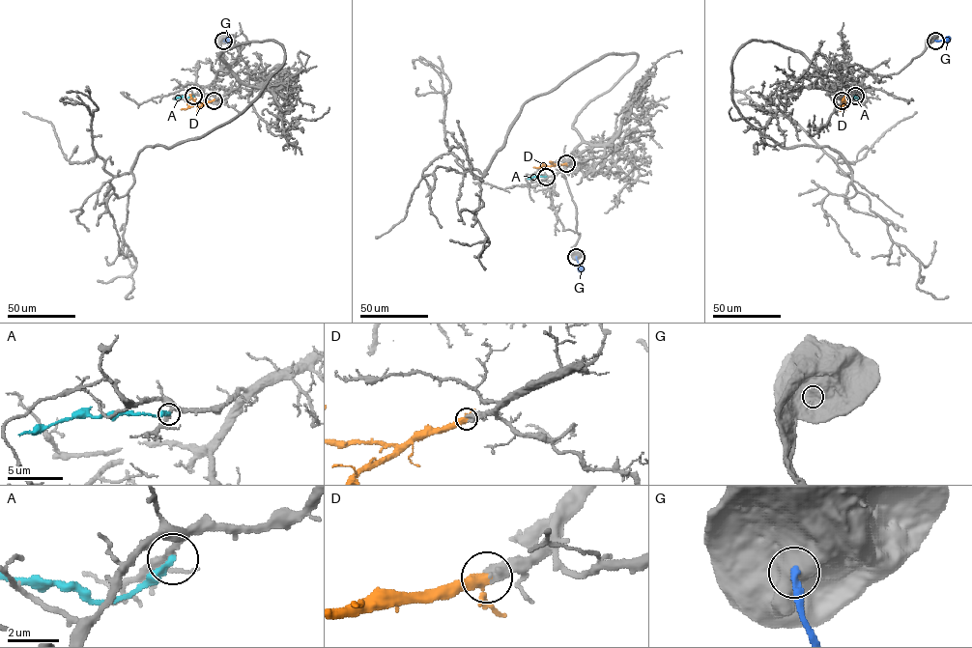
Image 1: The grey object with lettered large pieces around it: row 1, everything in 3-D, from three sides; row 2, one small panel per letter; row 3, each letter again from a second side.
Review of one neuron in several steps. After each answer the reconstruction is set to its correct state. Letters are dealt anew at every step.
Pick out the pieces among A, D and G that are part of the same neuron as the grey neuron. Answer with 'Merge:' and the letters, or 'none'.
Merge: D

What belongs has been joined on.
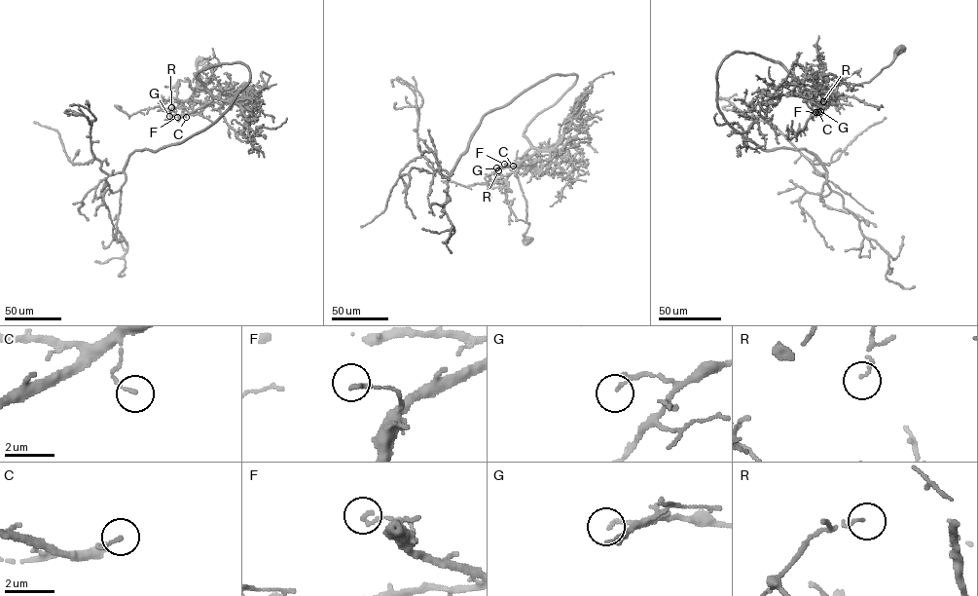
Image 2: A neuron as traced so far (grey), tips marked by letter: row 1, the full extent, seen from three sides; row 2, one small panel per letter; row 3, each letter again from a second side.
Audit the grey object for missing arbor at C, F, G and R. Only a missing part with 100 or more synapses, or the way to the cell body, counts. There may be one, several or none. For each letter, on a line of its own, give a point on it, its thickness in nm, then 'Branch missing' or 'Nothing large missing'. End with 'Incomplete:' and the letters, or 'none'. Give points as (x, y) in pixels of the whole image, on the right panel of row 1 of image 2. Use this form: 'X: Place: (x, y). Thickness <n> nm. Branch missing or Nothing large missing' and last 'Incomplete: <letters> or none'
C: Place: (818, 112). Thickness 110 nm. Nothing large missing
F: Place: (815, 112). Thickness 160 nm. Nothing large missing
G: Place: (820, 111). Thickness 130 nm. Nothing large missing
R: Place: (823, 101). Thickness 100 nm. Nothing large missing
Incomplete: none

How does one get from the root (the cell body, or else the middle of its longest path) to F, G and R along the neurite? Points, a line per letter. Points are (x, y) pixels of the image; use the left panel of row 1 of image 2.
F: (199, 59), (197, 62), (197, 70), (201, 76), (199, 91), (189, 87), (205, 89), (212, 99), (177, 117)
G: (199, 59), (199, 91), (189, 87), (205, 89), (212, 99), (191, 112), (169, 116)
R: (199, 59), (199, 91), (189, 87), (205, 89), (212, 99), (184, 115), (176, 114), (171, 107)

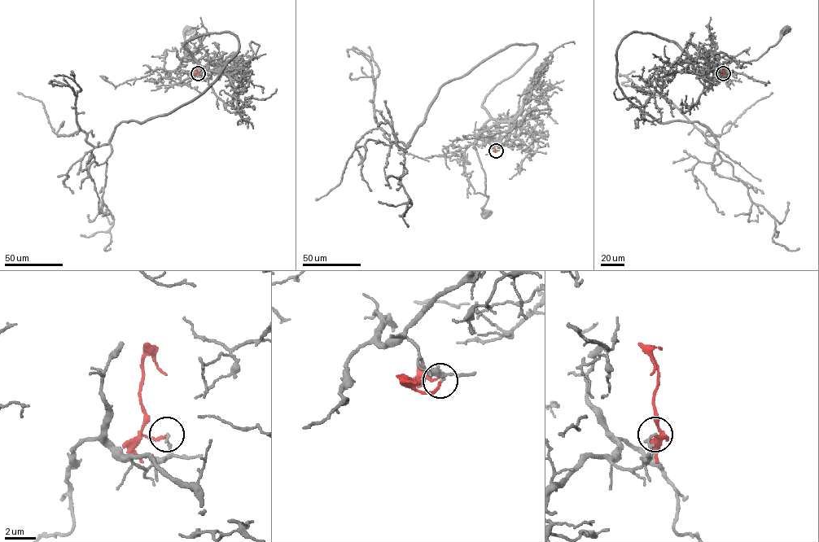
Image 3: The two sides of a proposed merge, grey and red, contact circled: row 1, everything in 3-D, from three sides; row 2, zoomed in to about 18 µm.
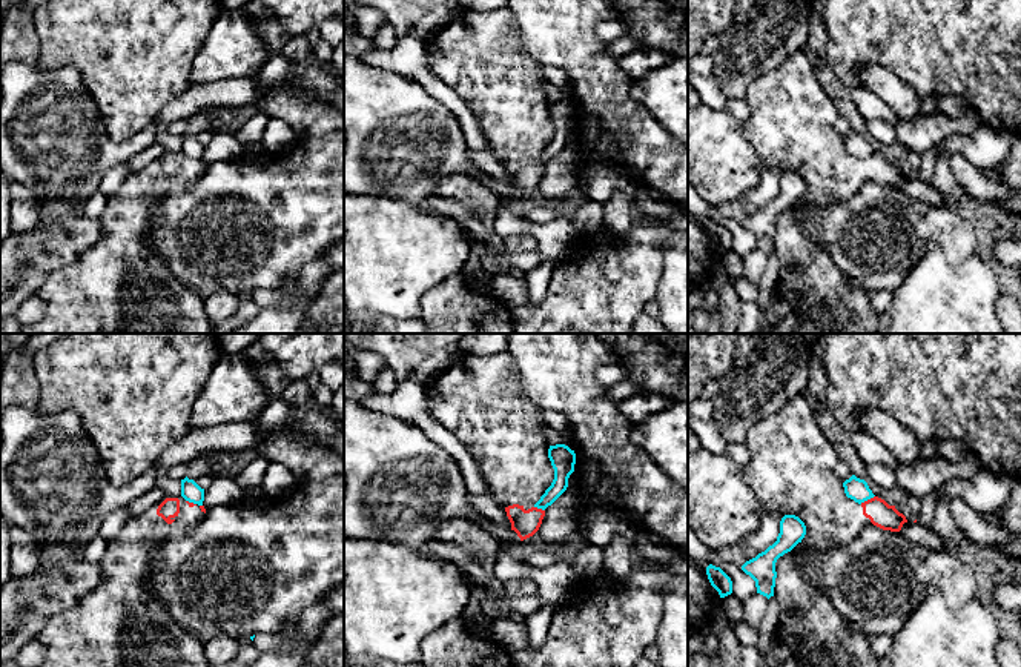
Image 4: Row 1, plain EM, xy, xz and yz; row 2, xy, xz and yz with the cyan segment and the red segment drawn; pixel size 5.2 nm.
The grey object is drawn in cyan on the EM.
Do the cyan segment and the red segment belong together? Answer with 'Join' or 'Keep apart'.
Keep apart

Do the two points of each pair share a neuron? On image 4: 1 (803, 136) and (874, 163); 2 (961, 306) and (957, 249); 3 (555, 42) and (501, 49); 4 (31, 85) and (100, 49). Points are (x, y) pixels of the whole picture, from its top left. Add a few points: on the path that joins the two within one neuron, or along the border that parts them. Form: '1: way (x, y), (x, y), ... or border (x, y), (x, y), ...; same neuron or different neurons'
1: way (820, 152), (837, 166), (857, 166); same neuron
2: border (975, 251), (952, 263), (929, 243), (923, 257); different neurons
3: border (513, 16), (521, 46), (542, 66); different neurons
4: border (36, 63), (43, 69), (74, 66), (91, 94); different neurons

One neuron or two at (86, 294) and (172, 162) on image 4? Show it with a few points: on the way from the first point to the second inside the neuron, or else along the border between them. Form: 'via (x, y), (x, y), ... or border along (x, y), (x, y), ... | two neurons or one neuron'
via (118, 262), (123, 255), (126, 220), (151, 194) | one neuron

